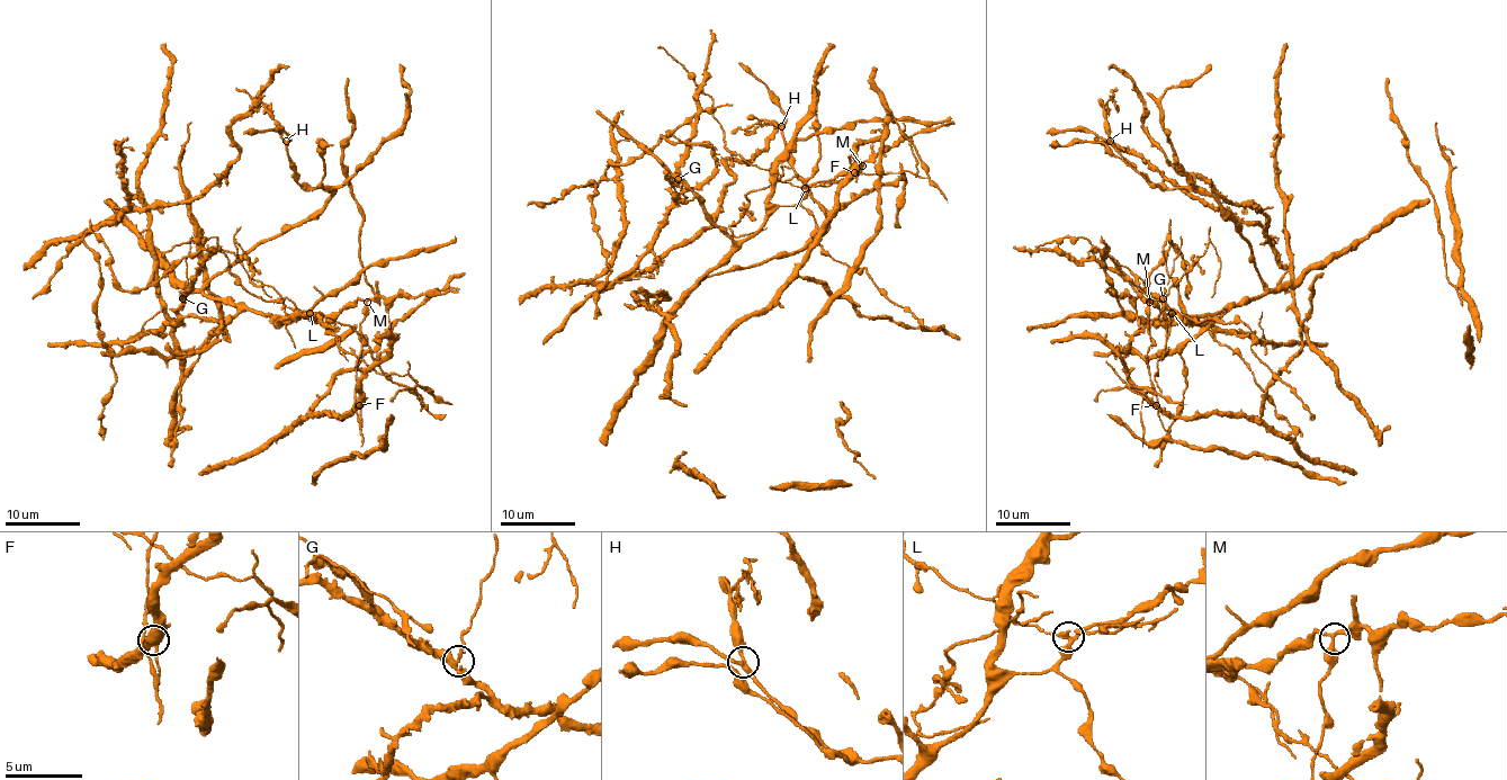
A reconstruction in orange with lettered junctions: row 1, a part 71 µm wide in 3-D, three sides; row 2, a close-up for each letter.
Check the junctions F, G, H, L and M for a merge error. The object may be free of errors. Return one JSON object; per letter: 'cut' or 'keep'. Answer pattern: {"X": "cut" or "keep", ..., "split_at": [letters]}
{"F": "keep", "G": "keep", "H": "keep", "L": "cut", "M": "keep", "split_at": ["L"]}

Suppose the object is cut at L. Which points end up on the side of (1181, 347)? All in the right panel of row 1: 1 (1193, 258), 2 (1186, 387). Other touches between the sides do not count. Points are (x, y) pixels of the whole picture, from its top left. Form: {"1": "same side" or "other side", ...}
{"1": "other side", "2": "same side"}

